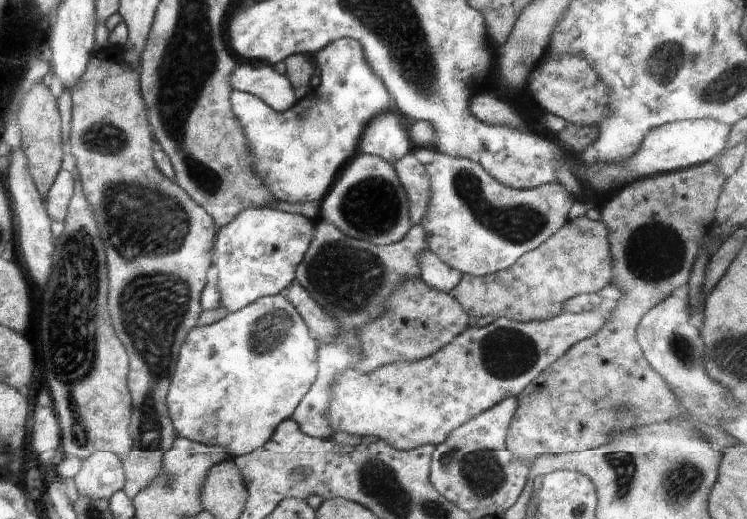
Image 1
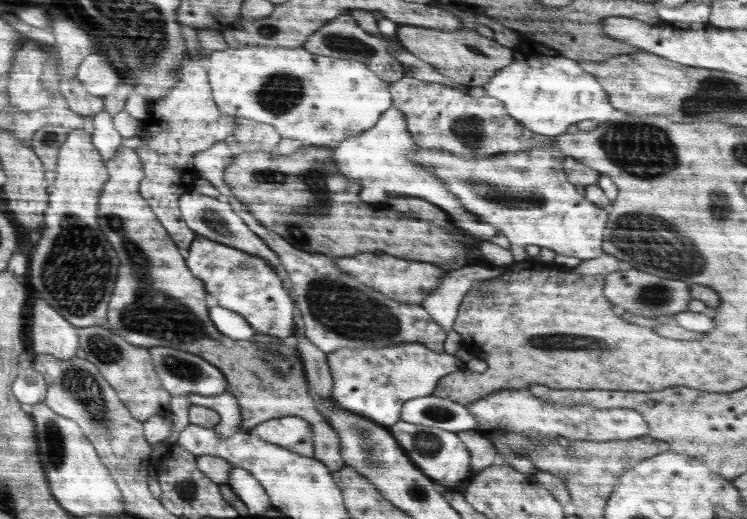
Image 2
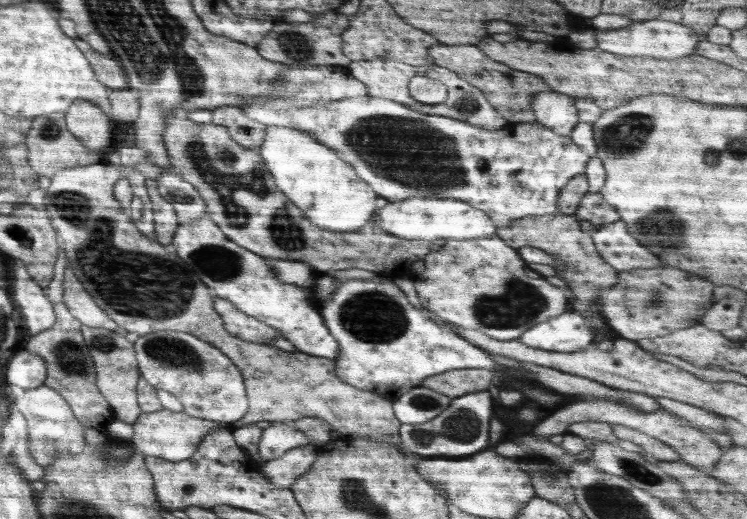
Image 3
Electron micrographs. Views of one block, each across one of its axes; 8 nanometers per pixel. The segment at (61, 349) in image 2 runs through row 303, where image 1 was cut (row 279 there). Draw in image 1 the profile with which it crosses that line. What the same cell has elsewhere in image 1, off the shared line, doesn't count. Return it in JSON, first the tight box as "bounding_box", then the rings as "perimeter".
{"bounding_box":[6,147,55,289],"perimeter":[[[21,147],[12,148],[9,156],[10,166],[8,166],[6,186],[8,186],[12,202],[14,202],[21,253],[27,272],[34,276],[34,280],[38,282],[38,289],[41,289],[44,288],[48,274],[50,274],[50,254],[52,254],[52,244],[55,243],[51,229],[52,220],[48,216],[48,212],[44,210],[44,202],[42,202],[42,196],[40,196],[37,186],[34,186],[34,182],[32,182],[33,176],[30,176],[29,162],[26,160]]]}

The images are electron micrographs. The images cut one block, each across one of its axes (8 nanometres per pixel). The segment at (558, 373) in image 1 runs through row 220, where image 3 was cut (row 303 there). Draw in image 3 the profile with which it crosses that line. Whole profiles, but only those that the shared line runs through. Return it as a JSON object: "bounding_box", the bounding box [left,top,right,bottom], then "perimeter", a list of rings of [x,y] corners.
{"bounding_box":[601,266,716,342],"perimeter":[[[670,266],[620,272],[614,290],[601,296],[602,316],[618,336],[640,342],[666,336],[677,330],[698,325],[716,302],[712,295],[714,283]]]}

